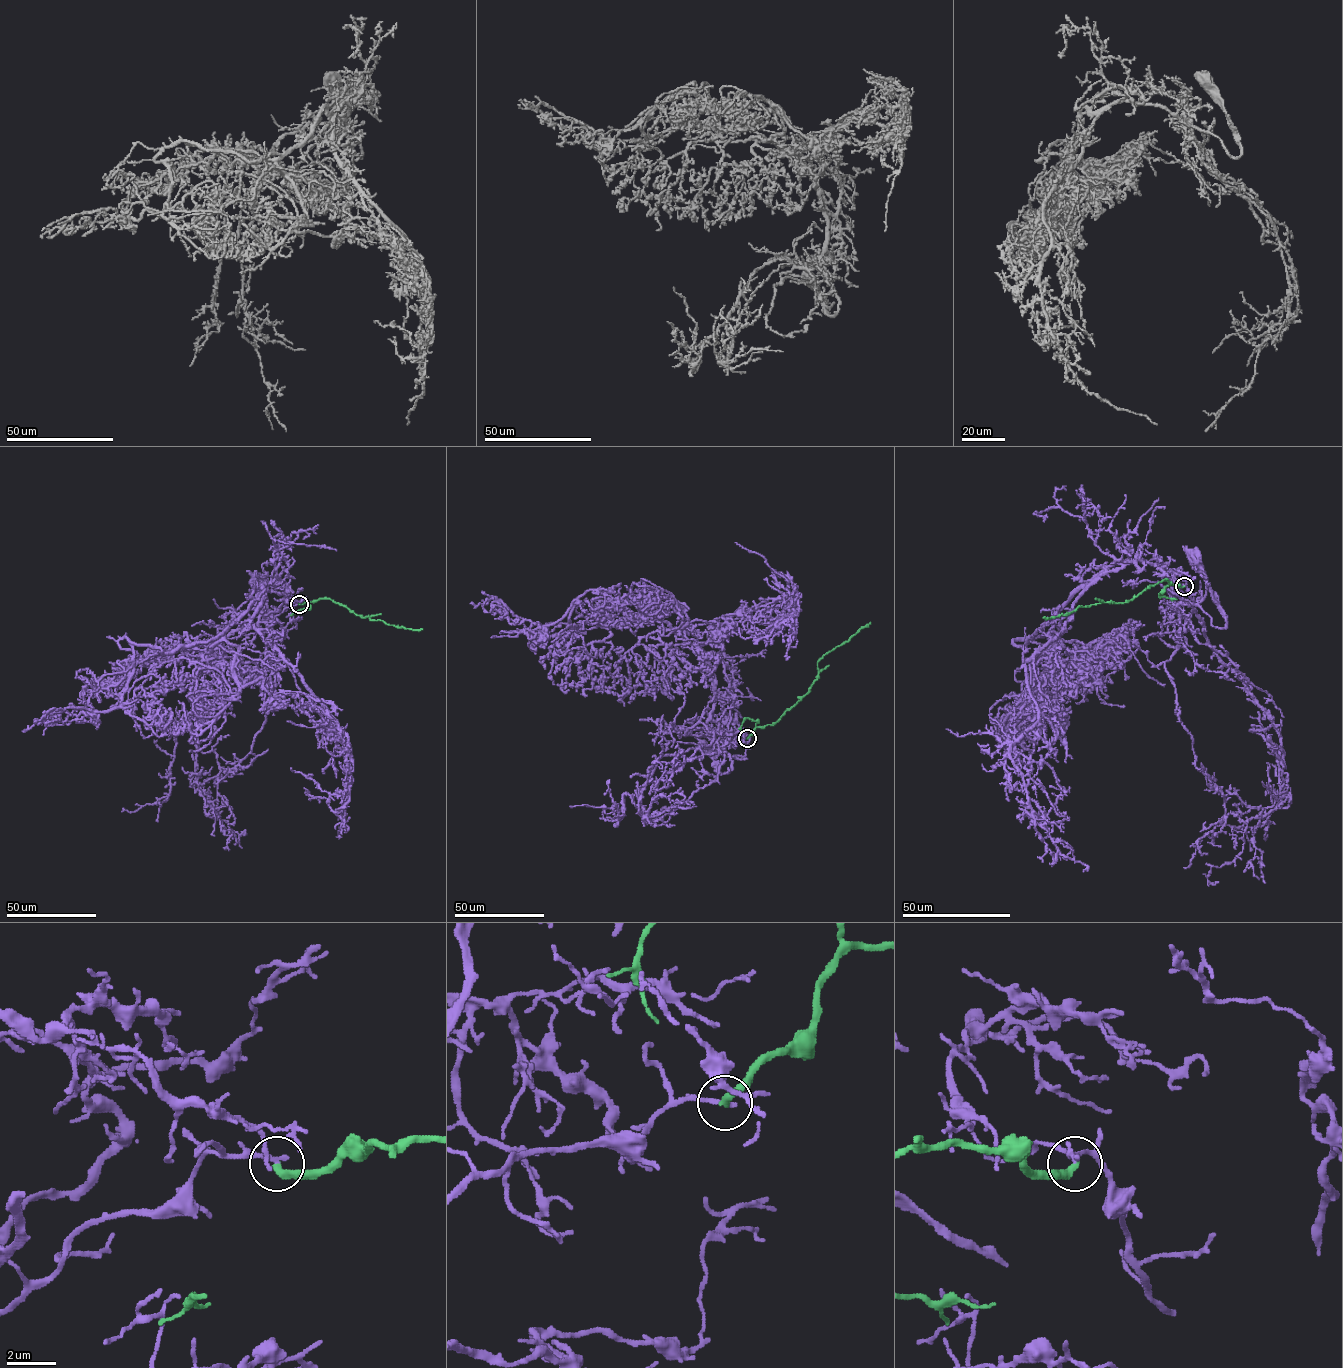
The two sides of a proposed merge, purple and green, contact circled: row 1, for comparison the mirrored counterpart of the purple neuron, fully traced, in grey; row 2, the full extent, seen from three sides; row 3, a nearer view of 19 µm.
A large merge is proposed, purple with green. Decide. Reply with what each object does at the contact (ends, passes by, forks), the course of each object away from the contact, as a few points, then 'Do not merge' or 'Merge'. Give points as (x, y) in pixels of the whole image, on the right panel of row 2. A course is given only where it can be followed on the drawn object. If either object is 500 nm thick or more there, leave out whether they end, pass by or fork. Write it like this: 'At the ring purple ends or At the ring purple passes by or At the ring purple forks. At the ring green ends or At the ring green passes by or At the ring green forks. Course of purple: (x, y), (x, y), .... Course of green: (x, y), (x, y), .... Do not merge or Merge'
At the ring purple ends. At the ring green ends. Course of purple: (1184, 586), (1211, 618), (1211, 624), (1226, 626), (1224, 611), (1208, 586), (1201, 560), (1194, 557). Course of green: (1184, 586), (1163, 580), (1127, 601), (1080, 606), (1065, 615), (1043, 618). Do not merge

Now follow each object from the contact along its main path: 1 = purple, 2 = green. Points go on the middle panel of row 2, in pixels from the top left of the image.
1: (747, 738), (721, 747), (732, 761), (731, 768), (725, 773), (719, 771), (705, 747)
2: (747, 738), (756, 727), (773, 725), (793, 706), (816, 679), (819, 660), (870, 622)

